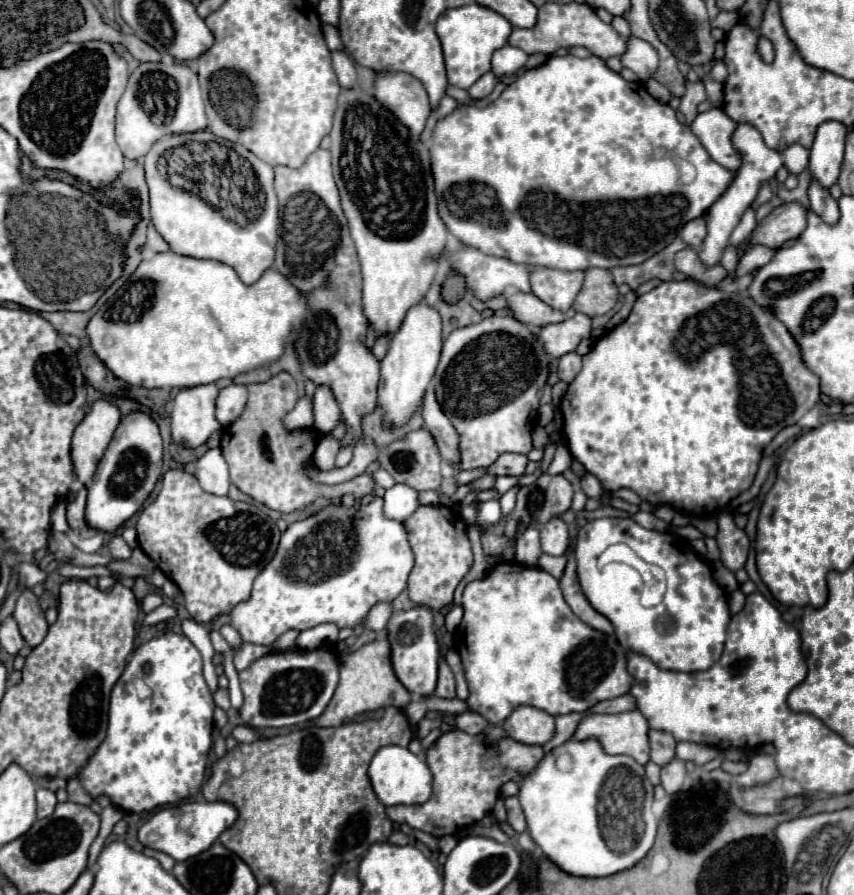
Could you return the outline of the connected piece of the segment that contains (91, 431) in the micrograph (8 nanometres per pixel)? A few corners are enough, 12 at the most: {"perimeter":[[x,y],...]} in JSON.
{"perimeter":[[95,400],[75,428],[71,460],[83,484],[93,478],[119,408]]}

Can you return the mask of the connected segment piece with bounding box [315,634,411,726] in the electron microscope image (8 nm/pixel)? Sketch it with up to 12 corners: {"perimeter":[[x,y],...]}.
{"perimeter":[[387,634],[341,658],[337,690],[317,726],[405,708]]}

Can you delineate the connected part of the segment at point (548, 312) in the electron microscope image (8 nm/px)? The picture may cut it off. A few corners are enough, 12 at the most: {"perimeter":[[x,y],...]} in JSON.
{"perimeter":[[535,294],[507,296],[519,322],[537,328],[563,322],[565,314]]}

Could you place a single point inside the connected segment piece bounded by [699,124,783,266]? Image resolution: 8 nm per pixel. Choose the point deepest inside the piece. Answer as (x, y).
(760, 163)

